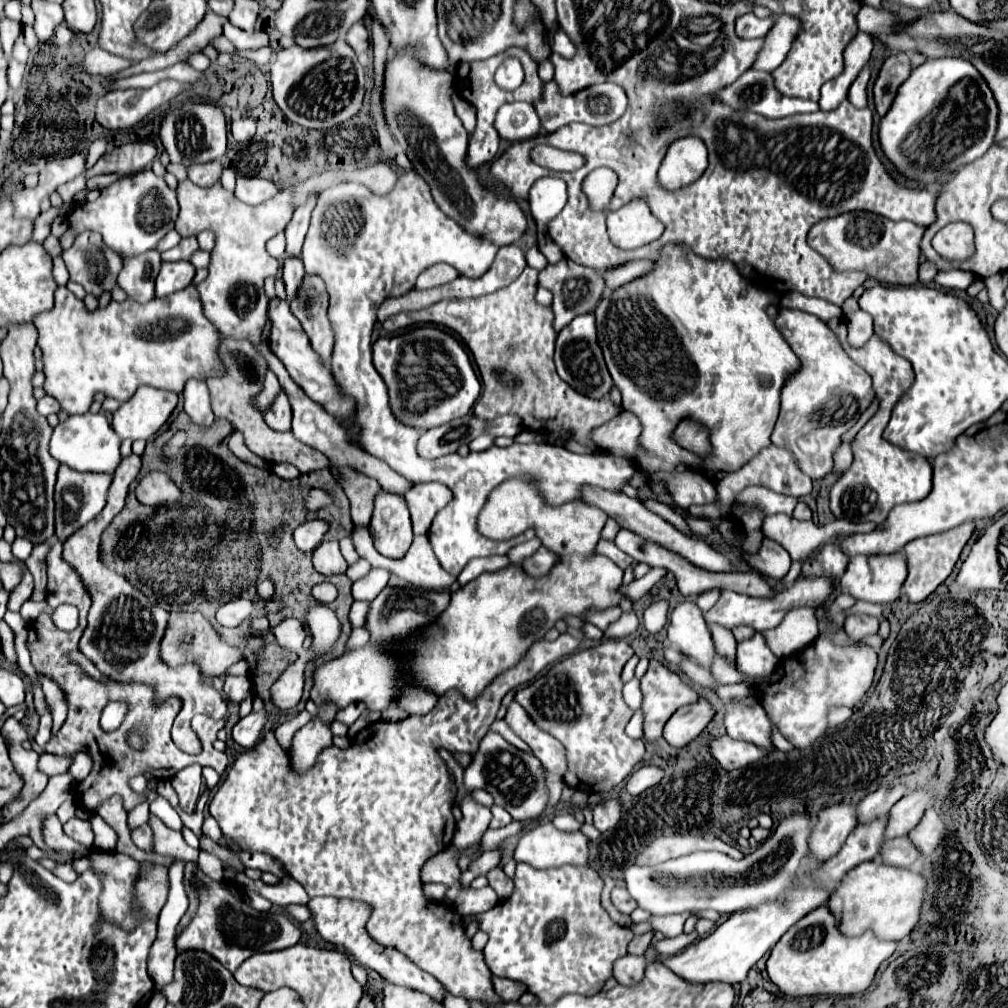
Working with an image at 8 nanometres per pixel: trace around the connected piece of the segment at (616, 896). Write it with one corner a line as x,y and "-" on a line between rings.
614,887
612,889
612,903
614,903
614,907
618,909
618,911
622,911
622,913
632,913
638,905
636,905
636,901
628,895
628,891
626,889
622,889
622,887

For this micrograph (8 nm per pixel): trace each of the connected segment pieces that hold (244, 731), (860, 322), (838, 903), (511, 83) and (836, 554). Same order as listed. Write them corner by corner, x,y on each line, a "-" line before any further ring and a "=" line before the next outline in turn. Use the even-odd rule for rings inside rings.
262,709
260,713
250,713
246,717
242,717
234,729
232,729
232,739
244,747
244,749
250,749
256,745
260,733
262,733
262,727
264,727
264,721
266,721
266,711
=
858,309
856,313
848,315
846,319
848,319
850,341
854,341
856,347
862,345
862,343
866,343
874,335
874,331
872,331
872,317
868,313
864,313
864,311
=
866,861
850,869
834,893
830,895
828,909
838,919
838,931
846,937
874,931
878,939
900,941
908,935
920,919
922,901
926,895
926,881
908,869
884,865
880,861
=
506,57
502,65
496,69
496,83
504,89
516,89
524,81
522,65
516,57
=
826,543
820,549
820,557
822,557
822,571
824,571
824,575
828,575
832,579
838,579
846,571
848,557
846,557
846,553
842,553
842,549
838,549
838,545

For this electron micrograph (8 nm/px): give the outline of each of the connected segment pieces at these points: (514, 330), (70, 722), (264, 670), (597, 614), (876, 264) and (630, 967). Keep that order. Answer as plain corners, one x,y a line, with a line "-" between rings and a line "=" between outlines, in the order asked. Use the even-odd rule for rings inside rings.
526,267
516,281
490,295
478,299
440,301
422,311
394,315
384,321
382,327
394,333
414,323
446,325
464,339
480,369
482,395
474,405
474,415
478,419
492,421
500,415
512,413
522,417
522,423
526,427
534,423
534,431
538,433
568,429
574,441
594,447
590,441
592,429
616,417
620,413
620,407
616,407
608,397
596,401
580,395
558,377
552,359
556,341
552,327
554,313
552,309
536,303
537,284
538,271
=
54,543
48,557
48,597
46,603
50,607
58,607
60,603
72,603
80,609
80,623
74,631
60,631
54,627
54,623
50,621
50,615
40,613
36,617
36,621
32,621
30,629
28,629
28,651
32,657
32,665
36,667
38,675
54,681
60,691
64,693
66,701
68,701
68,717
62,725
62,729
58,731
56,737
50,739
50,743
46,745
46,751
56,753
56,755
64,755
64,757
74,757
78,751
84,751
90,755
90,759
94,761
94,771
90,771
90,775
80,781
76,785
76,803
78,803
78,793
80,793
80,801
82,807
88,811
96,811
104,801
108,801
114,793
120,793
124,799
124,809
132,811
136,805
142,803
142,797
138,793
134,793
130,789
130,779
142,773
150,773
156,779
172,779
176,775
176,771
198,763
198,765
208,765
212,767
216,773
224,773
226,771
229,760
224,752
219,752
213,747
216,741
216,733
218,729
224,727
226,719
222,721
205,721
205,715
196,715
192,721
192,731
198,735
200,743
202,743
202,753
198,755
188,755
184,751
180,751
174,741
170,739
170,727
174,717
178,715
182,703
178,697
170,697
164,703
154,703
154,693
150,687
144,685
126,685
126,683
98,683
94,679
90,679
78,665
72,665
66,659
68,651
78,649
78,641
82,637
82,631
86,629
86,615
90,609
90,595
86,591
86,587
82,585
82,581
78,579
78,575
74,573
74,569
62,559
62,543
-
108,701
126,701
128,703
128,713
122,721
122,725
116,731
104,731
100,727
100,713
102,709
108,705
-
130,731
140,731
146,735
146,743
142,749
132,749
126,743
126,733
-
102,753
104,759
98,759
98,755
=
266,637
264,653
256,655
256,663
248,663
250,665
248,675
250,675
252,687
254,687
254,691
258,691
256,695
264,699
264,705
266,705
268,713
274,713
274,707
270,707
270,687
272,687
272,683
296,659
298,659
296,653
280,649
274,637
=
614,607
614,609
606,609
606,611
594,611
590,617
588,617
588,623
594,623
598,629
606,631
608,625
612,625
618,617
620,617
620,607
=
854,211
818,221
808,233
808,243
818,249
836,271
864,271
870,279
886,285
914,285
918,283
922,235
924,227
912,221
890,221
874,213
=
624,955
624,957
614,961
614,979
620,985
630,987
630,985
636,985
638,981
642,981
644,969
646,969
646,959
644,957

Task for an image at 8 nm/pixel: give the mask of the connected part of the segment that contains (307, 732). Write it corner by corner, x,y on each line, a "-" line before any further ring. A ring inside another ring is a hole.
314,719
308,725
304,725
296,735
294,735
290,757
294,761
294,767
304,773
310,769
322,749
332,745
332,731
330,725
324,723
322,719

